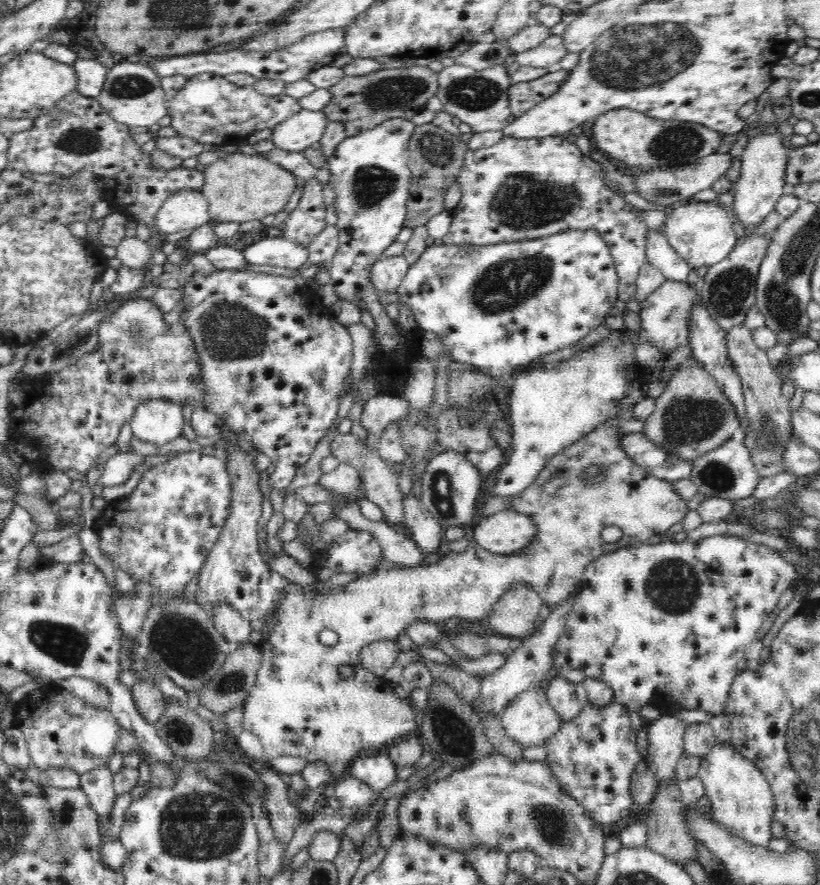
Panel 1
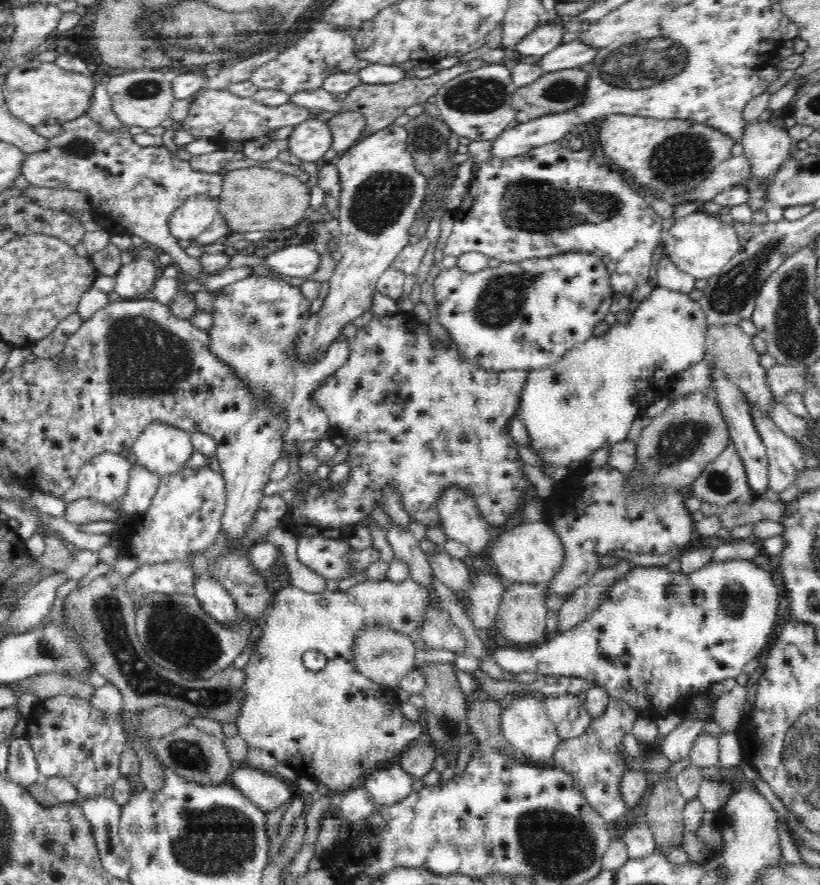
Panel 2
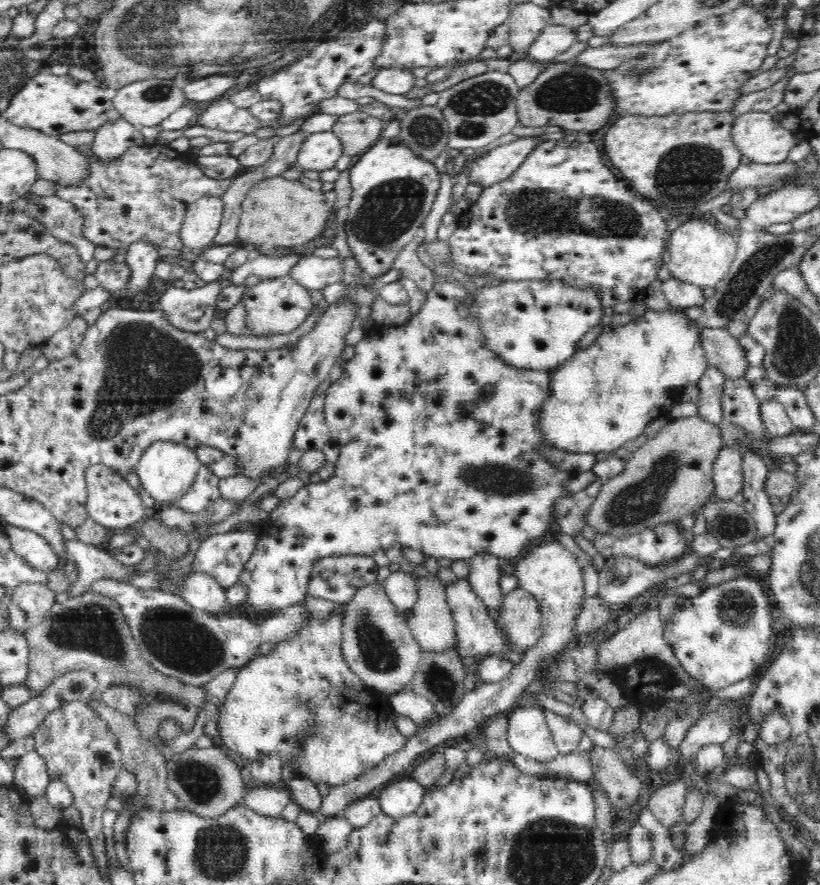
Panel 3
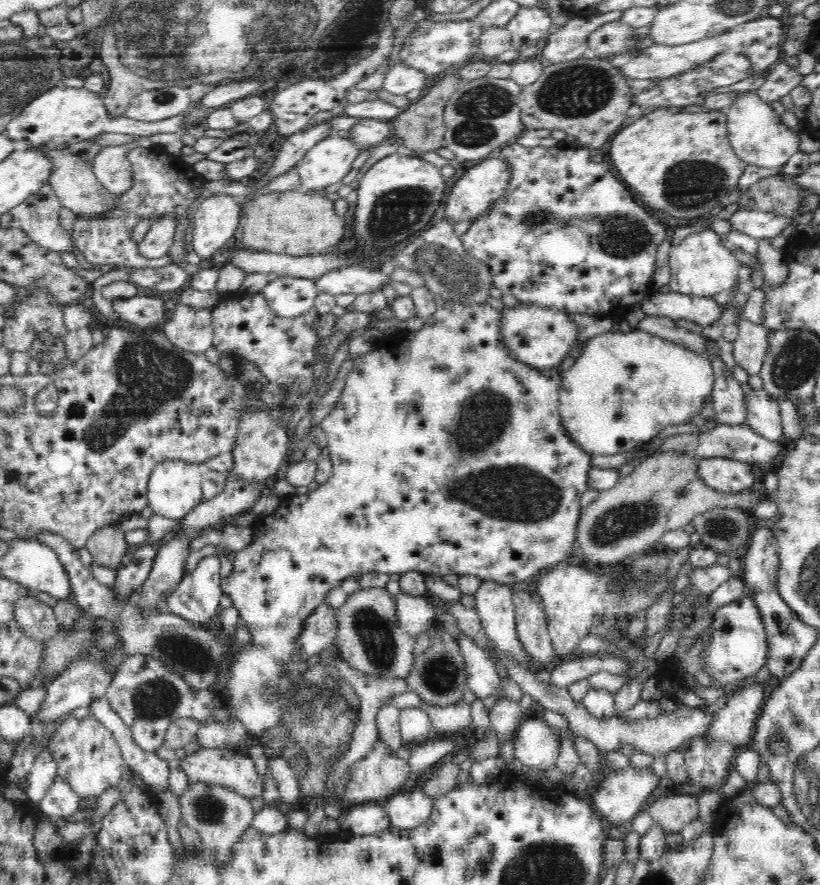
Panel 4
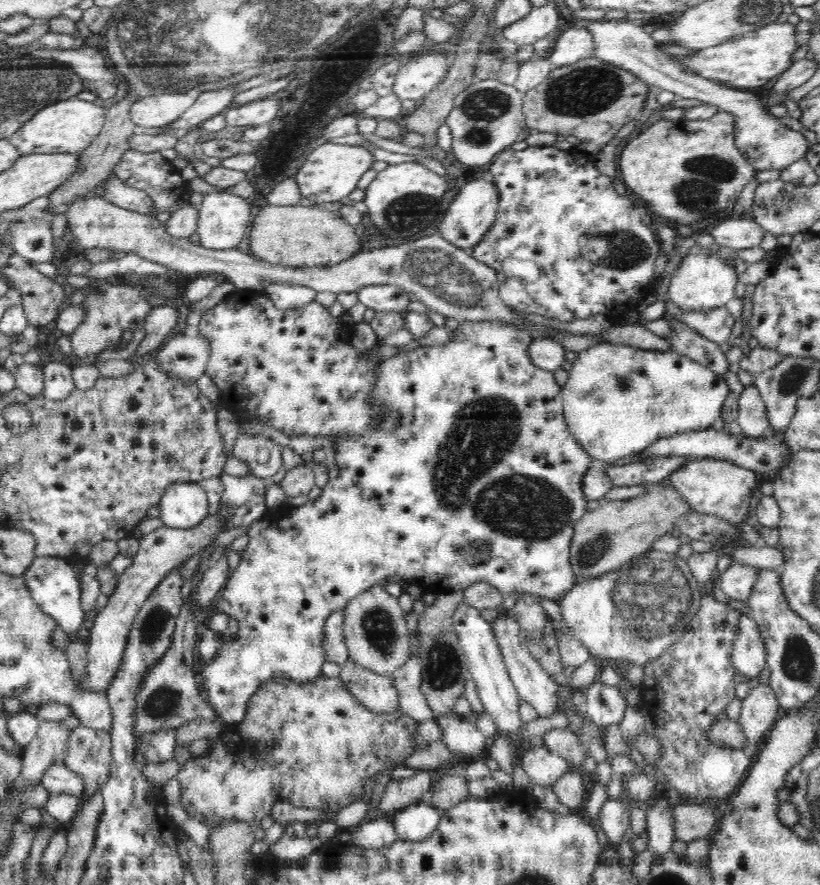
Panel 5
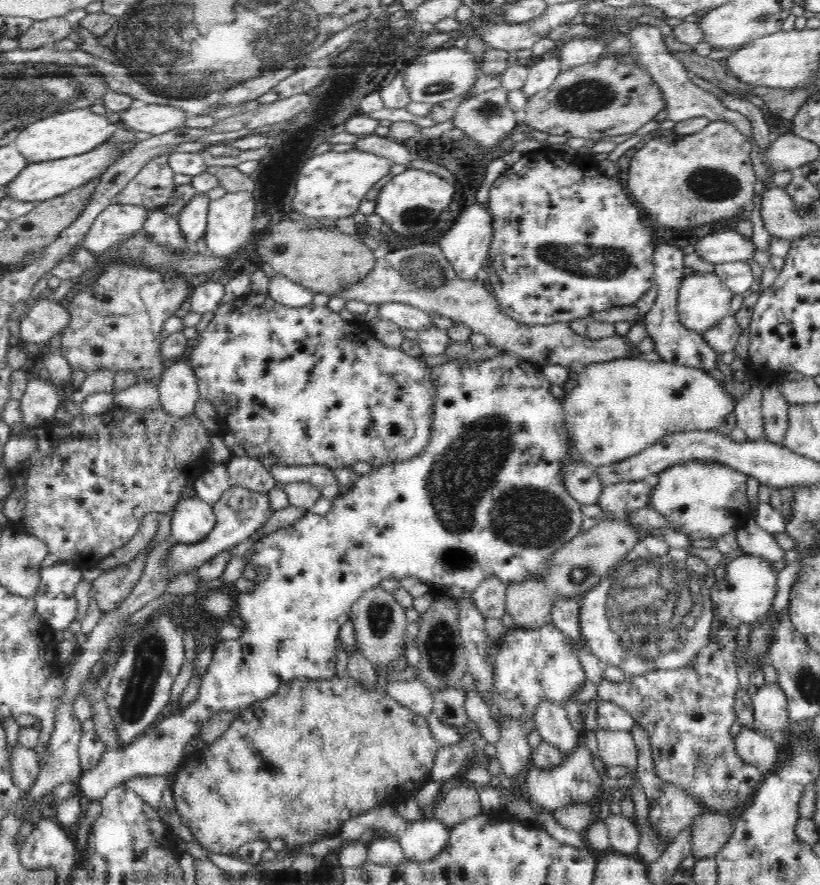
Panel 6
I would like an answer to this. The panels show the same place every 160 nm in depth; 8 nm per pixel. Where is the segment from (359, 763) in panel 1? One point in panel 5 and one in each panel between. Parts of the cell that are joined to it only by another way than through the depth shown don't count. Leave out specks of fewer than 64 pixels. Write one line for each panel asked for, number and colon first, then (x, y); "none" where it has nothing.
2: (387, 785)
3: (399, 798)
4: (411, 808)
5: (415, 822)

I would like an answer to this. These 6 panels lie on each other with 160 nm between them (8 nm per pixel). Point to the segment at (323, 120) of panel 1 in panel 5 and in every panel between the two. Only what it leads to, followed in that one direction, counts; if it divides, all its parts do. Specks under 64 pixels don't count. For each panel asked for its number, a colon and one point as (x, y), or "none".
2: (310, 141)
3: (319, 151)
4: (331, 158)
5: (329, 174)

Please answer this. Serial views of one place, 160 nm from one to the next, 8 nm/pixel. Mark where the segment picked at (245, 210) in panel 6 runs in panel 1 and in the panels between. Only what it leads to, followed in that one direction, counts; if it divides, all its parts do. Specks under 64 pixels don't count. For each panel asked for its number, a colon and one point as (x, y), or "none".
1: (184, 210)
2: (195, 214)
3: (202, 219)
4: (215, 219)
5: (223, 217)

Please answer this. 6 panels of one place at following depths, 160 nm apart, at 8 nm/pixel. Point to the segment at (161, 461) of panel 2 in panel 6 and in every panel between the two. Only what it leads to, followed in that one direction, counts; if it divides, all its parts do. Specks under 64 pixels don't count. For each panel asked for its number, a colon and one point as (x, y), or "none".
3: (166, 470)
4: (174, 487)
5: (184, 505)
6: (193, 519)

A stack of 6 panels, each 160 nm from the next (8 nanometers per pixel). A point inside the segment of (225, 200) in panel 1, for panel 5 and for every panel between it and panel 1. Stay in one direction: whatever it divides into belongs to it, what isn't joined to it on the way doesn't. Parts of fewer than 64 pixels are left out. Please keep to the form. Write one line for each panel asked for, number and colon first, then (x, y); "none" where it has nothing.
2: (251, 199)
3: (277, 212)
4: (298, 223)
5: (301, 235)

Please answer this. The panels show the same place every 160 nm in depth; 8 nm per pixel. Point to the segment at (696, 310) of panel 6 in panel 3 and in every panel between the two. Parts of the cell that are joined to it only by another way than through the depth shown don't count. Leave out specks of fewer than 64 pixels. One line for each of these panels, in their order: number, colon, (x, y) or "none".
3: (698, 252)
4: (701, 265)
5: (701, 282)

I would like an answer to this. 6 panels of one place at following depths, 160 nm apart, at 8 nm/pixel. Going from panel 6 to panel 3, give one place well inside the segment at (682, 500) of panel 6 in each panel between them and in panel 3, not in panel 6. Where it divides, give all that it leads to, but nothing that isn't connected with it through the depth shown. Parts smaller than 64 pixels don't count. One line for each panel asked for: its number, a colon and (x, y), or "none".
3: (727, 473)
4: (731, 477)
5: (721, 488)

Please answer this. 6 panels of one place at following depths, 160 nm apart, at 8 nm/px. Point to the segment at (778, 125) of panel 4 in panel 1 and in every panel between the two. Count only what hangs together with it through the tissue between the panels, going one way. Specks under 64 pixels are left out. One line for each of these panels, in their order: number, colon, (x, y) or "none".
1: (764, 163)
2: (767, 147)
3: (759, 136)

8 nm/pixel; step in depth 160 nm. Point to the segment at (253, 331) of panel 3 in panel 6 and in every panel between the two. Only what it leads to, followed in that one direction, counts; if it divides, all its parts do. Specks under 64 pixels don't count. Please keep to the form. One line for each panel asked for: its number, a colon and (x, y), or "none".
4: (288, 297)
5: (285, 296)
6: (284, 291)

